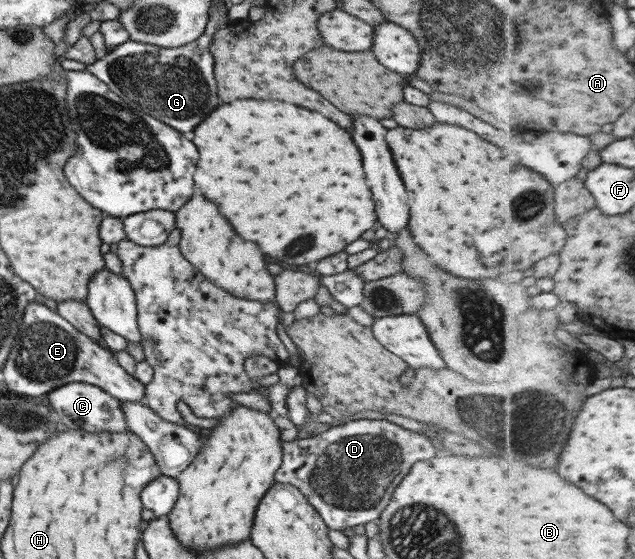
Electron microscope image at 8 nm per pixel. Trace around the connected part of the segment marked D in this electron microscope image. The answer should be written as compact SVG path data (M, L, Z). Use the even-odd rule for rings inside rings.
M386 419L349 420L317 436L282 441L282 450L283 465L274 481L300 489L327 527L342 531L379 518L413 463L437 453L432 432L413 432Z

